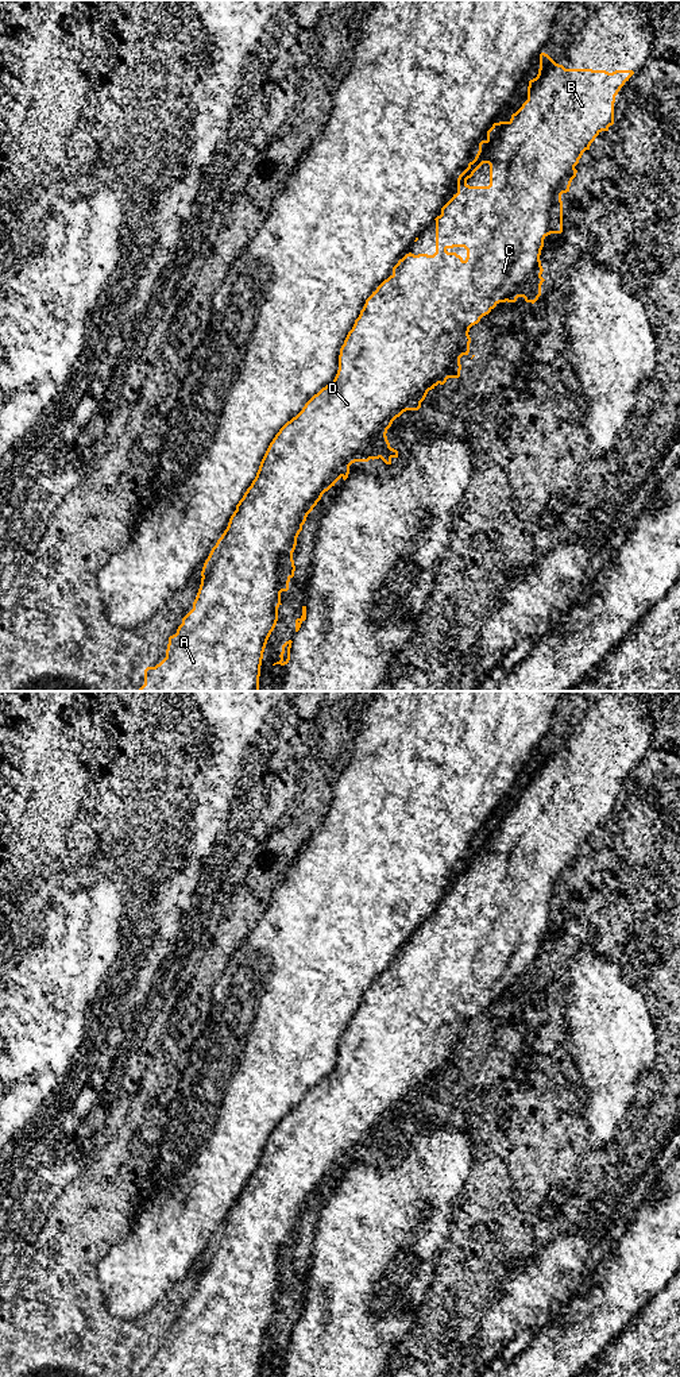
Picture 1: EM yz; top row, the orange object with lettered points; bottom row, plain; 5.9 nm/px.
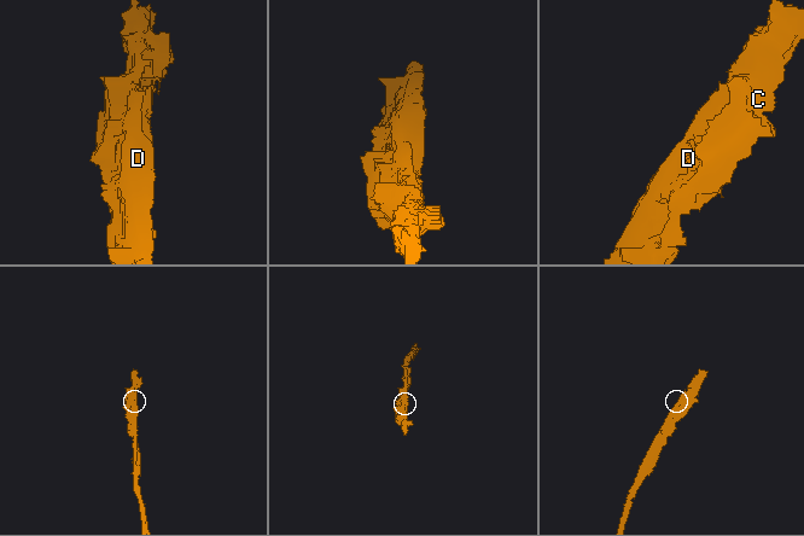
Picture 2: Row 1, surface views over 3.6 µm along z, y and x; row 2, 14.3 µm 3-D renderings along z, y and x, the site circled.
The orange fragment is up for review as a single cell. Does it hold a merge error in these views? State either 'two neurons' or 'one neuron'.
one neuron

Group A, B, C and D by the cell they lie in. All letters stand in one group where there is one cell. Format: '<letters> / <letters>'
A B C D

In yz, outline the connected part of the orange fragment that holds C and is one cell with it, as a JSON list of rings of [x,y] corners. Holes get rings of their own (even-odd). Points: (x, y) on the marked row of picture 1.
[[[541,53],[540,54],[540,69],[538,74],[536,78],[529,81],[528,86],[528,100],[522,104],[522,107],[511,115],[511,119],[509,122],[499,122],[494,123],[492,127],[487,131],[487,139],[482,140],[479,143],[479,151],[472,162],[468,163],[468,167],[459,176],[457,178],[457,193],[453,194],[453,197],[441,208],[441,215],[437,216],[436,220],[436,252],[433,255],[428,254],[418,254],[414,255],[412,252],[406,254],[402,259],[398,261],[398,263],[393,267],[393,274],[385,279],[375,292],[366,300],[366,304],[363,309],[360,310],[359,317],[355,320],[355,324],[352,329],[348,332],[344,344],[340,348],[340,355],[339,355],[339,370],[335,377],[335,379],[328,383],[325,387],[322,387],[317,394],[314,394],[302,408],[302,410],[293,417],[290,421],[287,421],[279,432],[275,435],[273,441],[270,443],[262,462],[259,466],[259,470],[256,472],[255,479],[252,481],[251,486],[247,489],[244,493],[243,498],[239,501],[236,505],[236,510],[229,518],[228,526],[221,535],[221,537],[217,540],[216,545],[212,548],[208,559],[204,563],[202,571],[201,571],[201,585],[197,593],[197,597],[193,602],[193,609],[182,618],[182,624],[178,626],[177,633],[169,637],[169,644],[166,649],[166,657],[157,664],[155,667],[147,667],[144,670],[144,684],[139,688],[139,691],[259,691],[259,676],[260,676],[260,666],[262,666],[262,659],[263,659],[263,652],[267,644],[267,640],[274,630],[277,621],[278,621],[278,608],[282,605],[281,603],[281,593],[289,590],[289,582],[294,576],[295,566],[293,560],[293,552],[297,545],[297,537],[300,532],[302,531],[302,525],[306,521],[308,514],[313,510],[313,508],[317,505],[317,502],[321,500],[322,494],[328,491],[335,483],[343,478],[344,481],[348,478],[349,474],[349,466],[355,462],[368,462],[370,459],[382,459],[386,464],[391,464],[393,458],[398,458],[398,451],[390,447],[390,443],[387,440],[387,429],[391,427],[393,421],[399,417],[403,412],[406,410],[418,410],[421,408],[421,402],[425,400],[426,394],[429,390],[434,389],[438,383],[444,385],[448,378],[459,378],[460,377],[460,358],[463,355],[468,355],[470,352],[470,343],[471,338],[468,335],[470,328],[480,321],[480,319],[486,315],[488,315],[499,302],[515,302],[518,297],[523,297],[526,302],[534,304],[538,297],[541,296],[541,285],[545,281],[541,274],[544,271],[540,261],[541,250],[544,247],[544,239],[550,235],[550,234],[561,234],[563,232],[563,201],[561,201],[561,194],[569,192],[569,186],[572,180],[576,177],[577,170],[575,166],[579,163],[579,159],[582,158],[583,153],[586,150],[590,150],[591,143],[595,140],[595,138],[602,132],[602,131],[608,131],[608,127],[614,124],[614,103],[615,103],[615,96],[621,90],[621,88],[625,85],[626,81],[634,74],[633,70],[615,70],[613,73],[608,73],[606,70],[592,70],[592,69],[565,69],[563,65],[556,63],[548,54]],[[488,163],[490,165],[490,185],[488,186],[470,186],[467,184],[467,180],[474,176],[474,173],[483,165]],[[453,247],[464,247],[467,250],[467,258],[463,259],[460,255],[456,252],[448,252],[448,248]]]

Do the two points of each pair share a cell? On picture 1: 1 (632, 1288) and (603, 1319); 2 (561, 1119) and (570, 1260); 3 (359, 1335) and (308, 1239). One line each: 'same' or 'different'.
1: same
2: same
3: different

